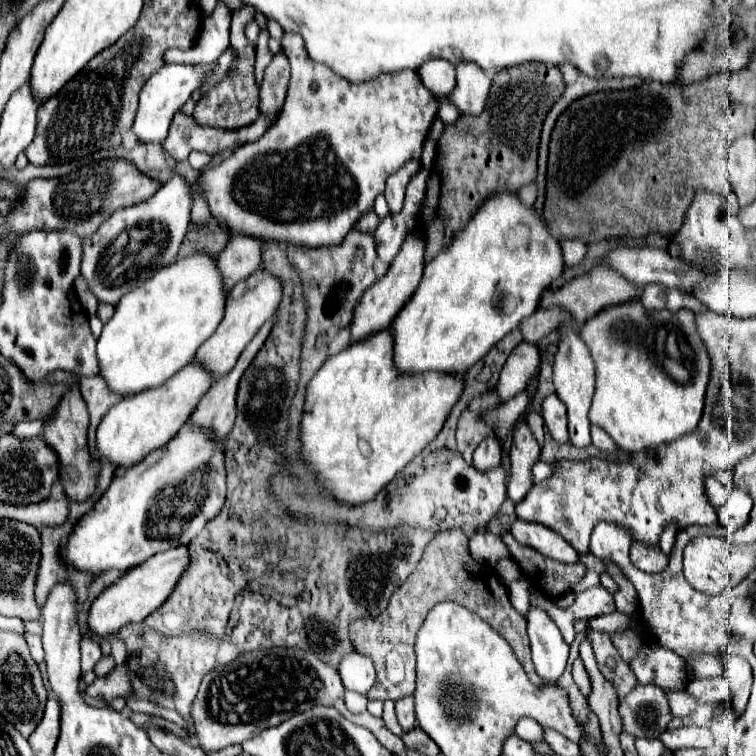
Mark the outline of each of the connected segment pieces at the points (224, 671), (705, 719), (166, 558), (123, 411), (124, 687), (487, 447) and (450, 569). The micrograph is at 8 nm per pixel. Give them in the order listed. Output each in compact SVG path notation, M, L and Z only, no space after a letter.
M300 648L246 652L244 660L218 666L204 676L192 704L196 742L206 754L218 752L232 744L242 744L268 726L278 726L314 704L334 706L354 722L354 714L344 706L342 680L336 668Z
M700 704L700 706L696 706L696 710L690 714L690 720L692 720L692 724L696 724L696 726L708 726L712 716L714 716L714 704Z
M178 546L170 548L166 552L154 554L150 560L126 570L120 580L104 588L104 592L92 602L88 610L86 624L94 636L110 636L118 632L128 622L142 622L148 614L152 614L174 590L178 578L182 576L184 568L188 564L188 548Z
M188 364L166 380L166 384L142 390L130 398L122 398L104 414L96 428L96 448L100 456L110 460L116 468L130 468L130 464L138 464L142 456L148 456L154 452L154 448L162 448L170 438L176 436L210 384L212 378L202 366Z
M128 664L116 666L112 674L104 676L104 678L96 678L88 688L86 694L92 698L100 698L106 704L110 704L114 698L118 696L128 696L132 692L132 684L130 684L130 668Z
M488 436L486 440L480 442L480 446L474 450L472 466L478 468L480 472L488 472L490 468L496 468L500 464L500 452L502 446L494 436Z
M448 530L438 532L432 542L424 548L422 560L414 568L412 576L394 590L394 596L388 604L388 608L376 618L376 620L354 620L350 624L350 636L354 642L354 648L362 652L364 656L370 656L376 666L376 684L370 690L368 698L378 700L398 700L404 696L412 696L416 688L416 660L414 660L414 642L420 626L424 624L428 612L434 604L442 600L458 602L470 610L474 610L484 622L488 622L494 630L498 630L504 640L514 650L516 658L524 666L530 682L542 684L536 672L532 672L532 660L530 660L530 644L528 634L524 628L524 618L514 610L510 604L508 592L496 574L496 570L474 560L468 536L460 530Z

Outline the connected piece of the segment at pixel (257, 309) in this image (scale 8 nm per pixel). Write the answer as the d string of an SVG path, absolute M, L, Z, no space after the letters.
M258 270L252 276L248 276L246 280L238 282L228 292L224 318L222 318L218 330L198 348L194 360L198 360L198 364L206 364L206 368L210 368L210 372L214 372L214 378L230 372L232 366L236 364L240 352L248 346L248 342L254 338L254 334L260 330L260 326L274 314L280 298L282 298L282 286L280 286L278 278L274 278L270 272Z

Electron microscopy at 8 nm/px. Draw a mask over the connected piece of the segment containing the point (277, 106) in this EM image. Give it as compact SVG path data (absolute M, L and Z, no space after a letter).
M284 52L274 54L270 66L266 68L262 86L260 86L260 114L266 118L278 116L282 110L286 90L288 90L288 78L290 78L290 64Z

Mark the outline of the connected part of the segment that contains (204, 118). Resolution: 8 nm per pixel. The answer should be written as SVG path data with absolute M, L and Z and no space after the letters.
M244 5L232 14L230 24L230 46L236 48L240 60L224 78L220 84L216 84L200 102L196 102L194 108L194 120L202 126L214 126L214 128L226 128L236 130L246 124L252 124L258 118L258 86L254 82L254 46L246 40L245 26L254 20L255 8Z

